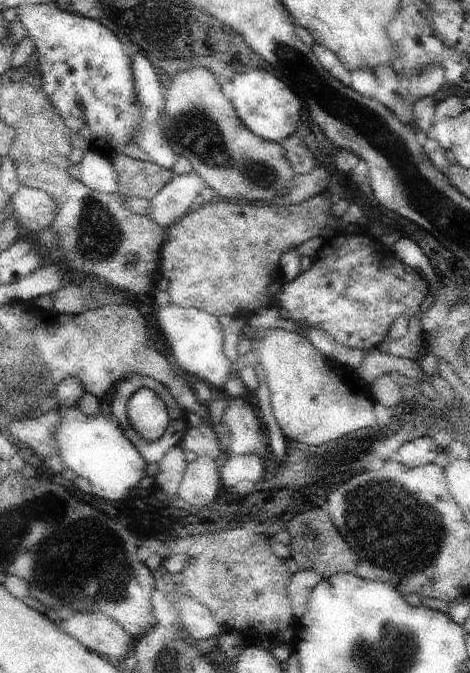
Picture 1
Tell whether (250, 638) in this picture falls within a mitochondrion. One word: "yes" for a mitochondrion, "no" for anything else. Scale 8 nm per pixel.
no

